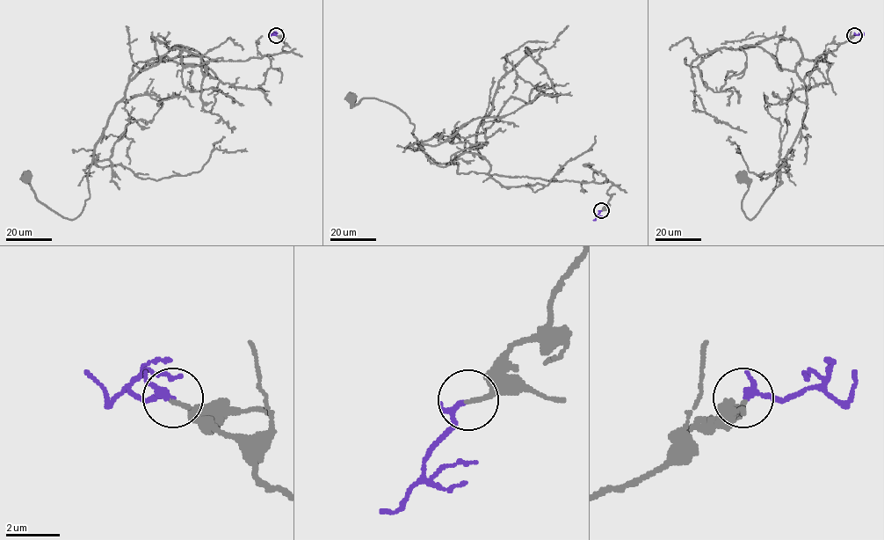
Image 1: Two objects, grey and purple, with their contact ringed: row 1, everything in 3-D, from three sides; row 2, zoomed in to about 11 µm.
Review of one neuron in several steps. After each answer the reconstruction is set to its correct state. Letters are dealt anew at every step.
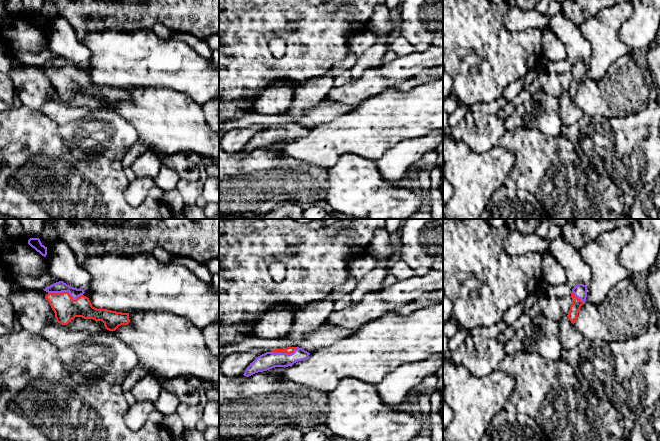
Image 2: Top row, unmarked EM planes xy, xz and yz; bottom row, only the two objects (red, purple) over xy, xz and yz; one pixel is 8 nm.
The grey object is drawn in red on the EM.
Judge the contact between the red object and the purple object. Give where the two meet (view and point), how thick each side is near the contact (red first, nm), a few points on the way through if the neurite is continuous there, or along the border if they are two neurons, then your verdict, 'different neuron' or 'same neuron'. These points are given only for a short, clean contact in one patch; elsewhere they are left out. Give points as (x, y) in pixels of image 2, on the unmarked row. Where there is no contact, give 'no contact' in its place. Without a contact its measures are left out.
meets red in xy at (66, 68); 190 nm thick on the red side, 90 nm on the other; runs through xy (65, 84), (66, 68), (58, 63); same neuron

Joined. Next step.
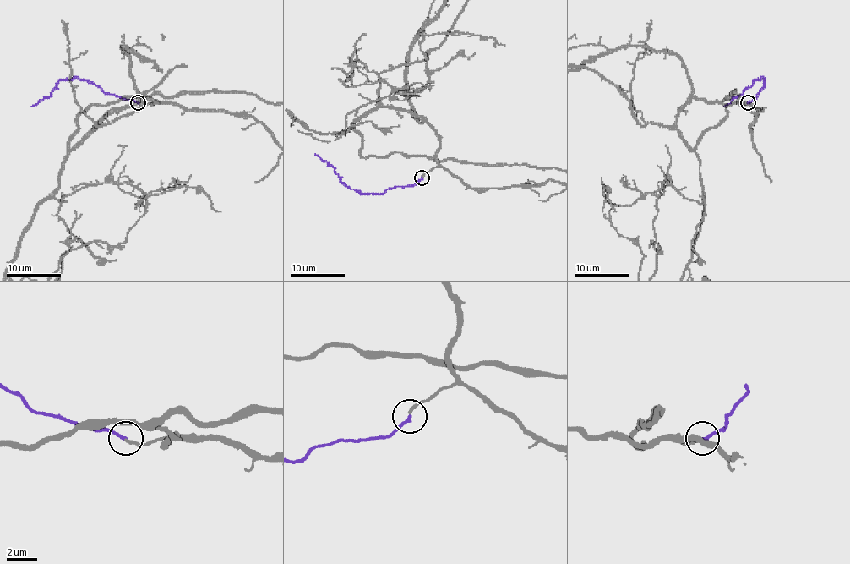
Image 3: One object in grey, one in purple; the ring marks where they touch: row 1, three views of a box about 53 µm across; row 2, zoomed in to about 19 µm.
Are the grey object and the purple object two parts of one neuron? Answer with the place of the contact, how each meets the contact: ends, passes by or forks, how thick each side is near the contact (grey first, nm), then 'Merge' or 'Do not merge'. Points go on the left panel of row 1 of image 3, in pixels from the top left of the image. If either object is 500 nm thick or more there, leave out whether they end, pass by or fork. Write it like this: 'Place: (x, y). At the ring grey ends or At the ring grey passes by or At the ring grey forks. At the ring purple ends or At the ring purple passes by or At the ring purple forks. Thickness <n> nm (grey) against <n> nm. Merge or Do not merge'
Place: (138, 102). At the ring grey ends. At the ring purple ends. Thickness 180 nm (grey) against 200 nm. Do not merge

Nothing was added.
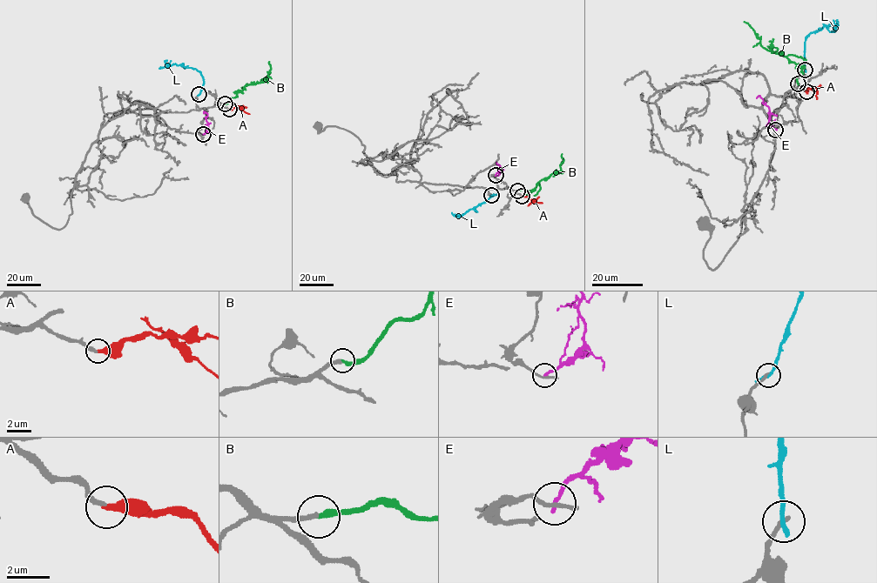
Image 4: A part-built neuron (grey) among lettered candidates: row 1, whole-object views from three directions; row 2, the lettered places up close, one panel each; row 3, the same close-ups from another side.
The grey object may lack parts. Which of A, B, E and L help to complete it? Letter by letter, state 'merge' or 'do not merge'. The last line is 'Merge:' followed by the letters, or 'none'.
A: merge
B: merge
E: do not merge
L: do not merge
Merge: A, B

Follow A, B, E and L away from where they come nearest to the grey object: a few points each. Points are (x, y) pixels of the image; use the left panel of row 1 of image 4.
A: (229, 109), (239, 107), (249, 114)
B: (225, 103), (246, 85), (267, 81), (269, 62)
E: (203, 134), (208, 130), (205, 117), (207, 114), (204, 113)
L: (199, 94), (203, 77), (196, 69), (174, 63), (159, 68)

